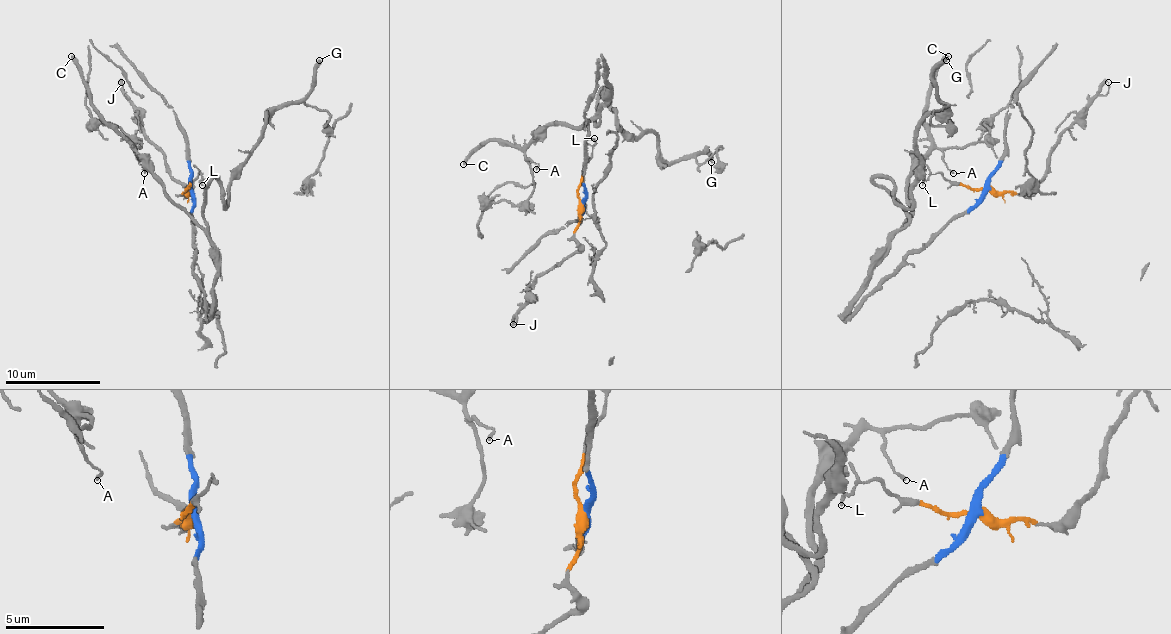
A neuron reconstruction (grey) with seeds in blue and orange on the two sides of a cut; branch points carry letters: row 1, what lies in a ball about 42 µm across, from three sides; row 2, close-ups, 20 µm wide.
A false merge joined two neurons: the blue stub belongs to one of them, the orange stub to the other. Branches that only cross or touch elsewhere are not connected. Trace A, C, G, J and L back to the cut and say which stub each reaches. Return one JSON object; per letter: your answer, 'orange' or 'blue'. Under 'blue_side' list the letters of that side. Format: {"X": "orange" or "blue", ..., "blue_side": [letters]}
{"A": "blue", "C": "blue", "G": "blue", "J": "orange", "L": "orange", "blue_side": ["A", "C", "G"]}

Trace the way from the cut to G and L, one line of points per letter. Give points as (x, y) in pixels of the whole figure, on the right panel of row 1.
G: (987, 188), (849, 314), (909, 221), (875, 178), (911, 204), (916, 130), (947, 104), (932, 73), (947, 59)
L: (987, 190), (949, 183), (940, 173), (932, 173), (923, 185)

